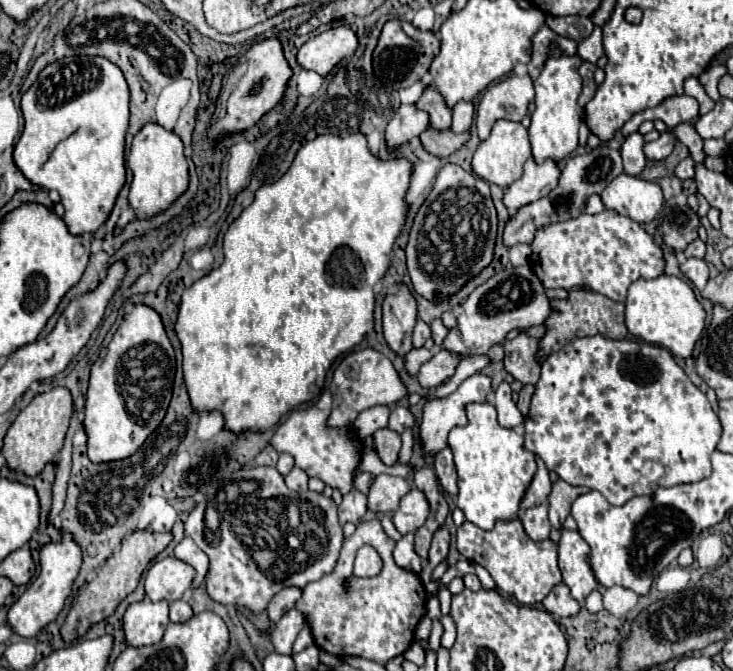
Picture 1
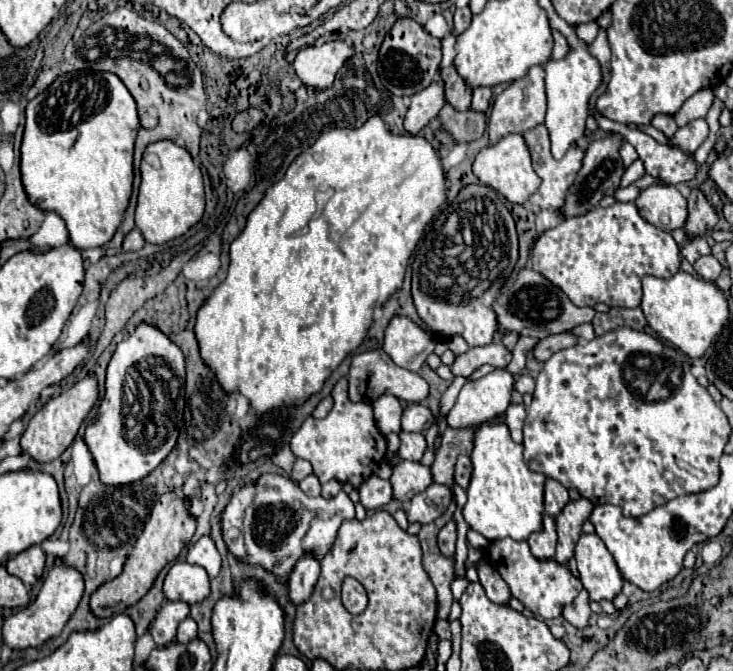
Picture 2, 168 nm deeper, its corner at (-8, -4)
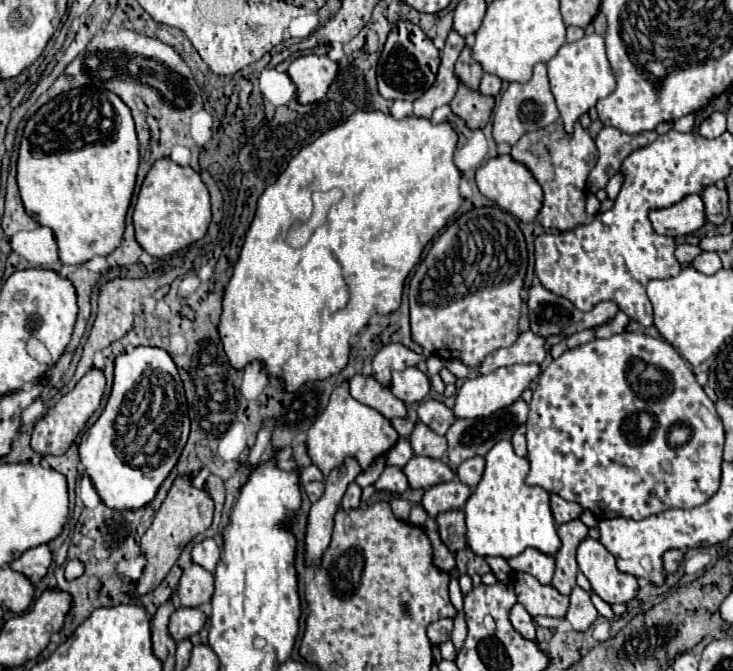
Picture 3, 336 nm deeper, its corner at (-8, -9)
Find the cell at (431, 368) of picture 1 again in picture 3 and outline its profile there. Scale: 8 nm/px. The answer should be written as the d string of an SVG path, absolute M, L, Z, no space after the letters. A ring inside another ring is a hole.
M526 330L518 336L518 340L512 346L500 348L500 350L494 350L492 354L488 354L478 370L480 370L480 374L490 374L502 366L530 364L530 362L540 364L548 354L544 344L546 344L544 336L538 336L532 330Z

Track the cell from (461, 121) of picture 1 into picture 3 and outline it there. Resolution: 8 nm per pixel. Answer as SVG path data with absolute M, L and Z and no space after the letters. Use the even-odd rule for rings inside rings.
M484 74L482 82L480 82L482 94L490 94L490 96L496 96L500 92L500 86L502 86L502 80L494 74Z

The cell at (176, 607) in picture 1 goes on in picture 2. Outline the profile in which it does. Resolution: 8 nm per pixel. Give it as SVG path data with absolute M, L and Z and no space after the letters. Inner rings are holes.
M186 617L186 619L180 623L180 627L178 627L176 641L182 641L182 643L186 643L186 641L192 641L196 635L198 635L196 621L194 621L192 617Z

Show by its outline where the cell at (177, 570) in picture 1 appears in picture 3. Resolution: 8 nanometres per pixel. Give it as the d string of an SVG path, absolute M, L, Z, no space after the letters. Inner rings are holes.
M192 564L184 570L180 584L178 584L178 596L182 606L202 606L208 604L214 592L214 576L204 570L198 564Z

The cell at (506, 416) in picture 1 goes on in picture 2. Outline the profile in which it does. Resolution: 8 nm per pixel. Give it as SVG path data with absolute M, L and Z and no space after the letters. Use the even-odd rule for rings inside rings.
M512 403L506 413L504 413L504 423L508 425L510 429L510 435L516 443L522 443L522 425L524 425L524 419L526 419L526 409L524 405L516 405Z

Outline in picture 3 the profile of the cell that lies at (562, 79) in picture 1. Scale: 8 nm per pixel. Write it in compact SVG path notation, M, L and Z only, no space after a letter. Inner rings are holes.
M596 32L572 44L564 44L558 50L558 54L546 62L546 66L548 66L552 94L556 98L556 104L558 104L558 110L568 134L572 132L574 124L584 112L588 112L592 106L596 106L600 98L612 94L616 88L616 78L612 74L612 68L608 64L606 50L604 50L604 38Z

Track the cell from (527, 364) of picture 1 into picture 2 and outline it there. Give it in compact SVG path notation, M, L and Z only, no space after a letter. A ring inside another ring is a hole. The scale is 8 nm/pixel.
M560 333L560 335L550 335L546 339L540 339L534 349L532 349L532 355L536 361L548 361L554 353L566 349L566 347L574 347L578 343L578 339L570 333Z

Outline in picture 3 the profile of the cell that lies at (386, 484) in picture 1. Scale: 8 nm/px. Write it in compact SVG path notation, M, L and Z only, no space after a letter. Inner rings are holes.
M414 456L406 466L406 476L410 488L430 488L440 482L448 482L456 478L456 472L444 462L430 456Z

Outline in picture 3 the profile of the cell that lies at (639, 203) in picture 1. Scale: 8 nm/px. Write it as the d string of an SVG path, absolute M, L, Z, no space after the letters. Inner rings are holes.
M690 194L674 206L652 210L650 222L658 234L664 236L684 236L700 230L706 222L704 202L700 194Z

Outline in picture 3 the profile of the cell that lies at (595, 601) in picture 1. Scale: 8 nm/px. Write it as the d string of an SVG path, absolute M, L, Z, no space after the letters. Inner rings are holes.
M590 592L590 596L592 596L592 604L596 606L596 610L600 612L600 616L604 616L604 618L614 618L614 612L612 612L612 608L610 608L610 604L608 602L604 602L596 592Z

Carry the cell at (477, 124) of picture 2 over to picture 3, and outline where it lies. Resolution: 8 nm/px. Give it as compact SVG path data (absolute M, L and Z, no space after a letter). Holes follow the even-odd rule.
M460 84L450 106L452 106L454 114L458 114L462 120L466 120L468 128L478 130L478 128L484 128L486 122L490 120L490 114L494 108L494 98L484 96L480 90L472 90L466 84Z

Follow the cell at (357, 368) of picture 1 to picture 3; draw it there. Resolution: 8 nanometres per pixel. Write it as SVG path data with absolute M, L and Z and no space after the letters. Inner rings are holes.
M416 366L392 374L392 394L402 402L422 402L430 392L430 378Z

